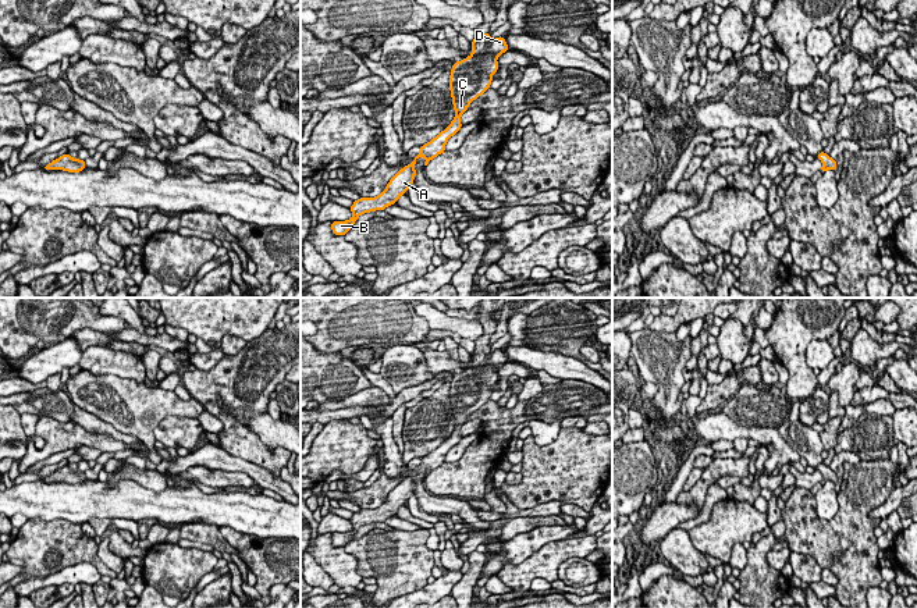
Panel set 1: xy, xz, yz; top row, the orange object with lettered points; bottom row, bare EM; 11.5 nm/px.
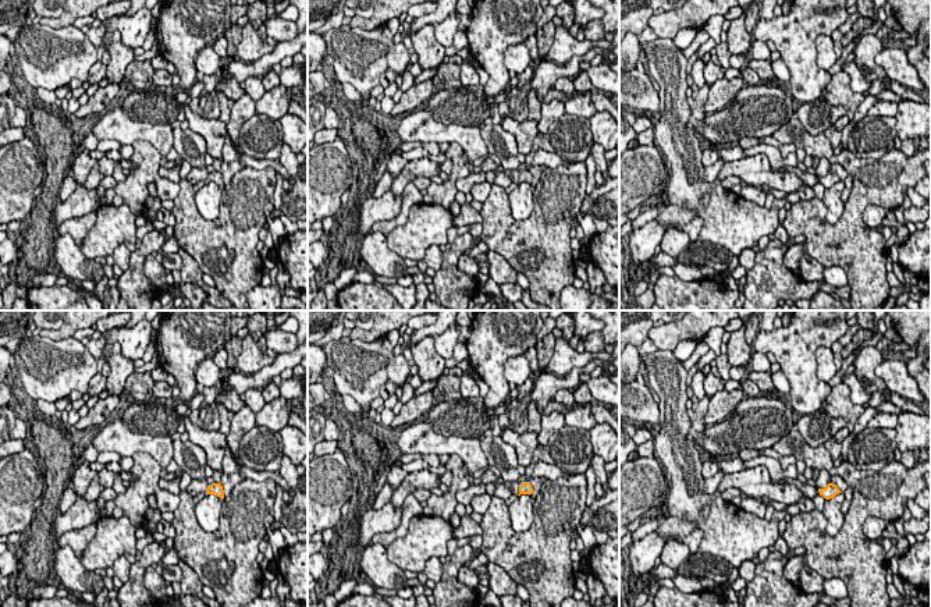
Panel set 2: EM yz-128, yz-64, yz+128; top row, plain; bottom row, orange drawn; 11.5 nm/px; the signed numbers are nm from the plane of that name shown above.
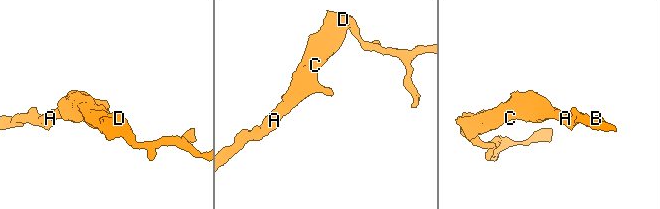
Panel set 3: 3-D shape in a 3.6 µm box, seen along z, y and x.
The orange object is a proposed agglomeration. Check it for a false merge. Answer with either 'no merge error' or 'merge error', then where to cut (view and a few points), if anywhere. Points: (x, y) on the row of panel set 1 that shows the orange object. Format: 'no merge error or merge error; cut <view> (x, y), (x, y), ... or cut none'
no merge error; cut none

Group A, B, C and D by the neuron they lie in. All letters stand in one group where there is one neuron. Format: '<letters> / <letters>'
A B C D

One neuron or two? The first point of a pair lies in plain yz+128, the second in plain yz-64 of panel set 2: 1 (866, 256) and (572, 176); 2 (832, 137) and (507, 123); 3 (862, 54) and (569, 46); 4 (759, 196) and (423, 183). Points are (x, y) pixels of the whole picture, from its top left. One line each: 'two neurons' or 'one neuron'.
1: one neuron
2: one neuron
3: one neuron
4: two neurons

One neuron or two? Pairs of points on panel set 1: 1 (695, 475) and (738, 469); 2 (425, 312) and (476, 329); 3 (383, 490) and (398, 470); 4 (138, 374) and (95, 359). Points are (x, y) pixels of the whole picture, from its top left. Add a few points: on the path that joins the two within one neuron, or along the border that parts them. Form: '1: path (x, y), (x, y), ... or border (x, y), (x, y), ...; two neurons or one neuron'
1: border (704, 469), (702, 476), (683, 491); two neurons
2: path (437, 319), (464, 329); one neuron
3: border (383, 470), (391, 477), (401, 479); two neurons
4: path (127, 365), (106, 361); one neuron

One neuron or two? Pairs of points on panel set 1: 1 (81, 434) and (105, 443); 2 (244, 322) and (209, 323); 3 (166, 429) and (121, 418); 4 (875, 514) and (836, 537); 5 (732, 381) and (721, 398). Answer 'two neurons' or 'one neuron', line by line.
1: one neuron
2: one neuron
3: two neurons
4: two neurons
5: one neuron

